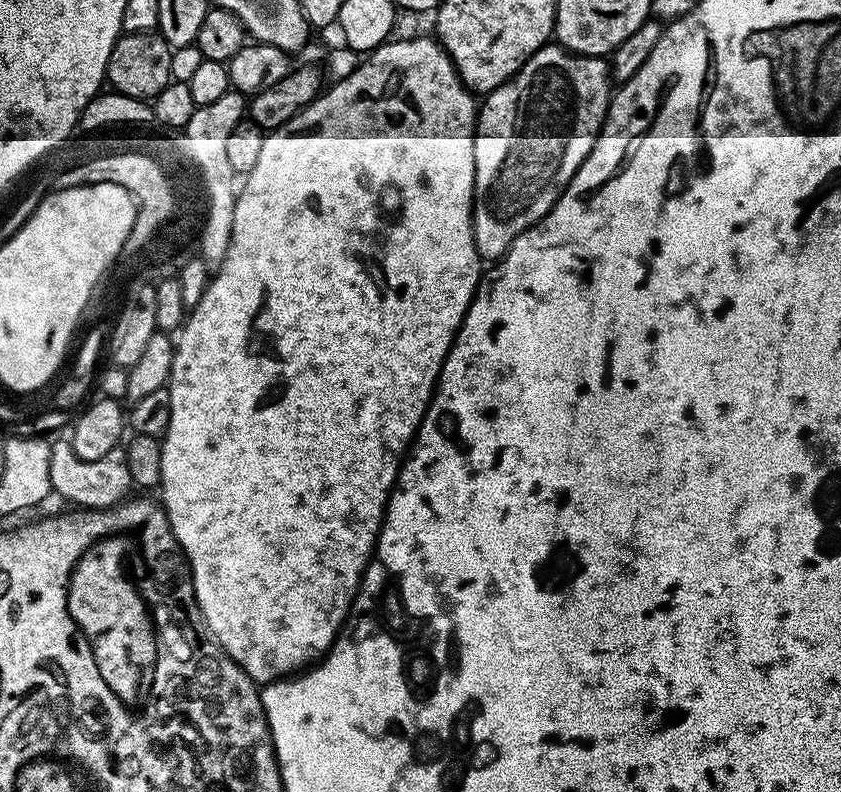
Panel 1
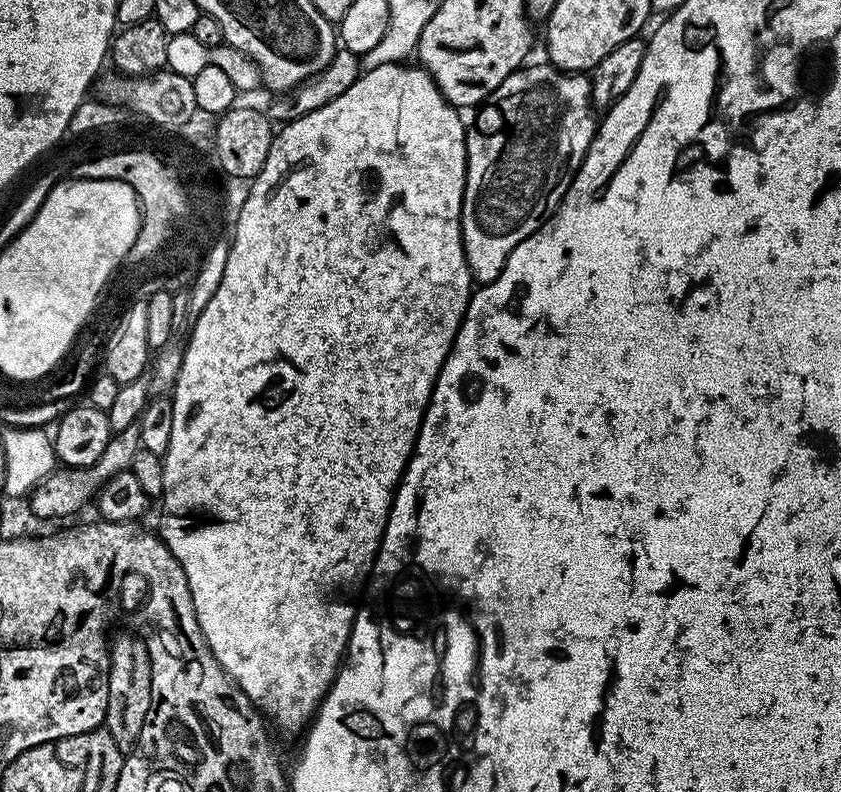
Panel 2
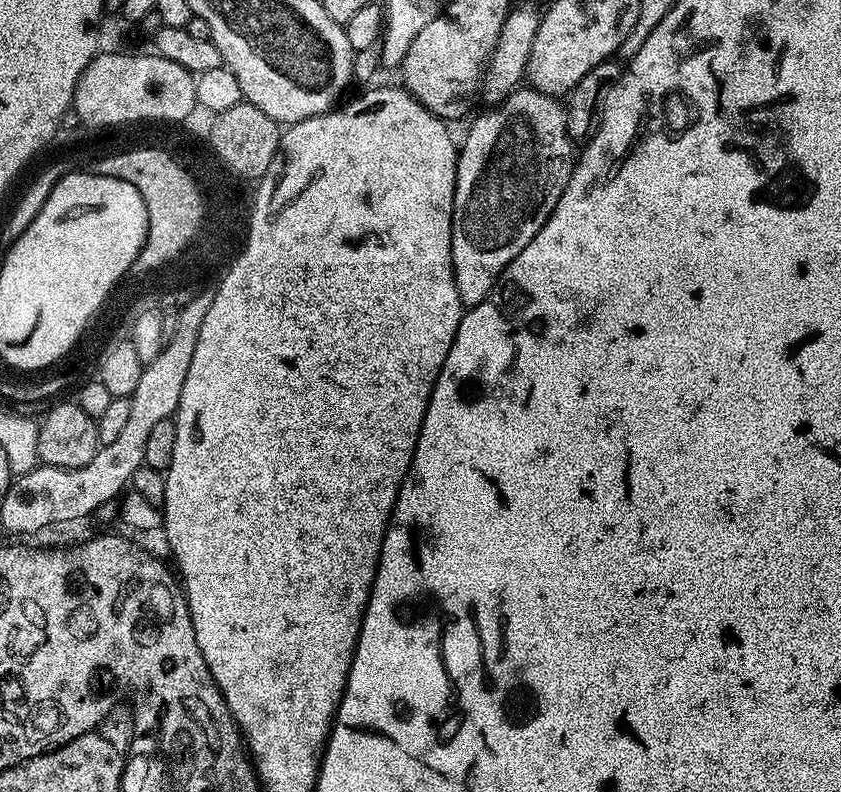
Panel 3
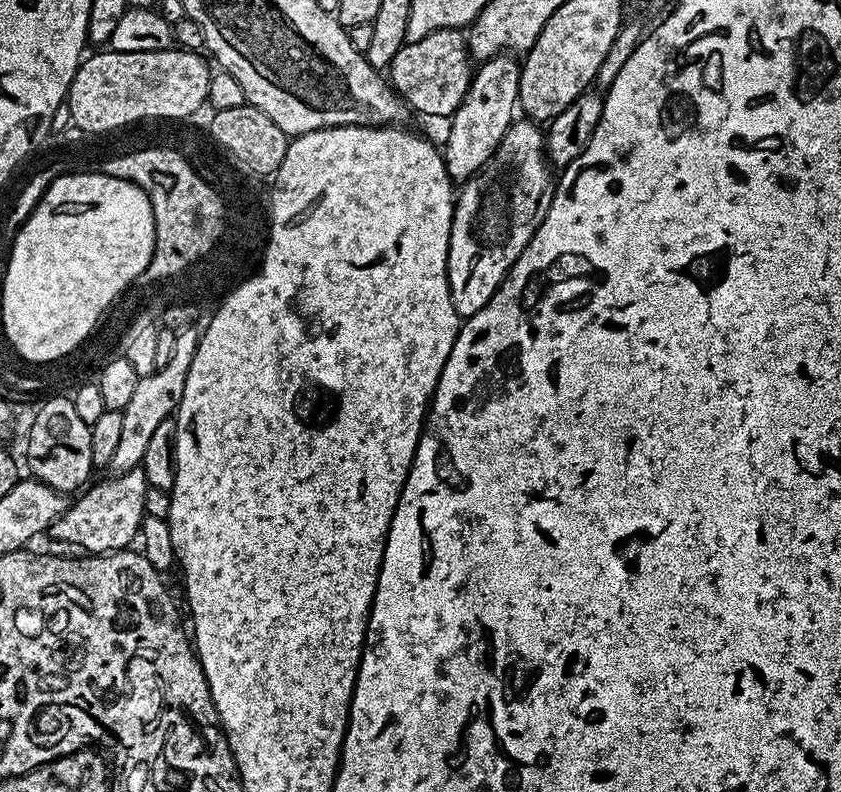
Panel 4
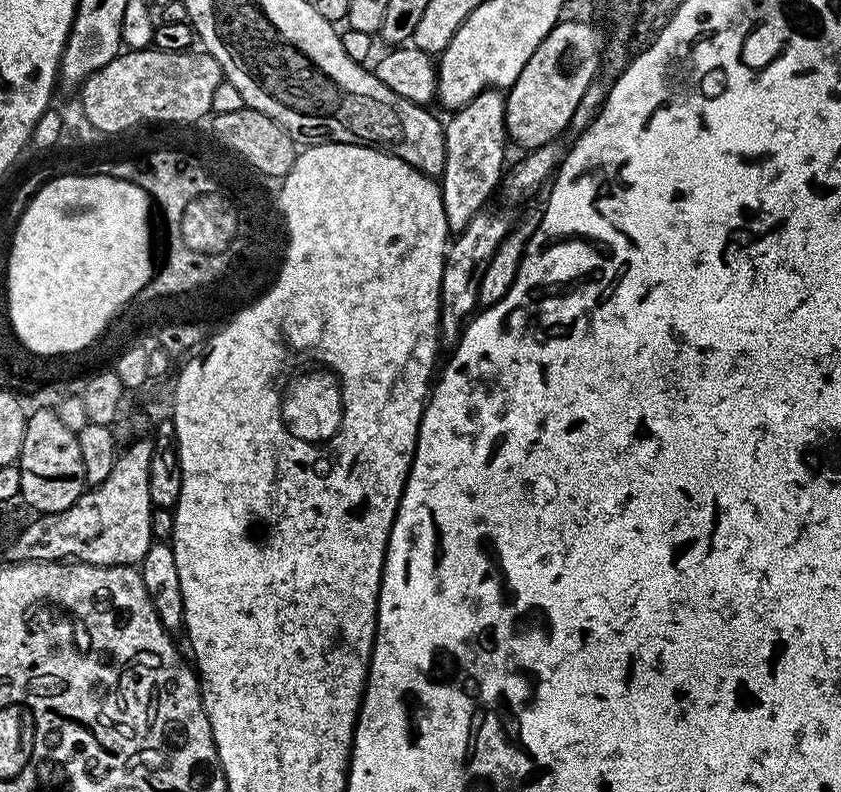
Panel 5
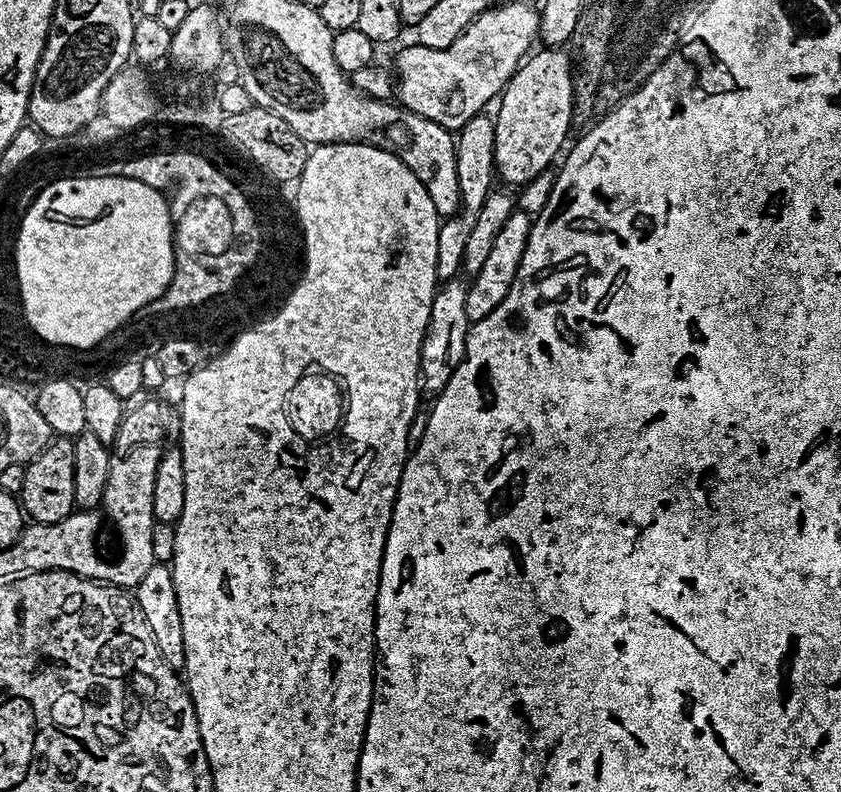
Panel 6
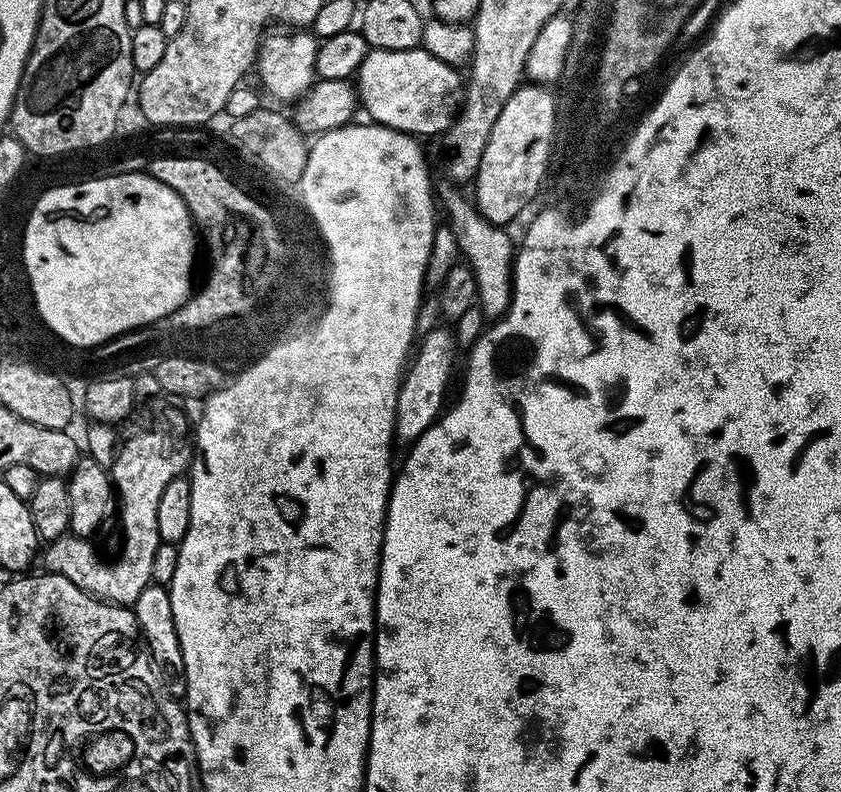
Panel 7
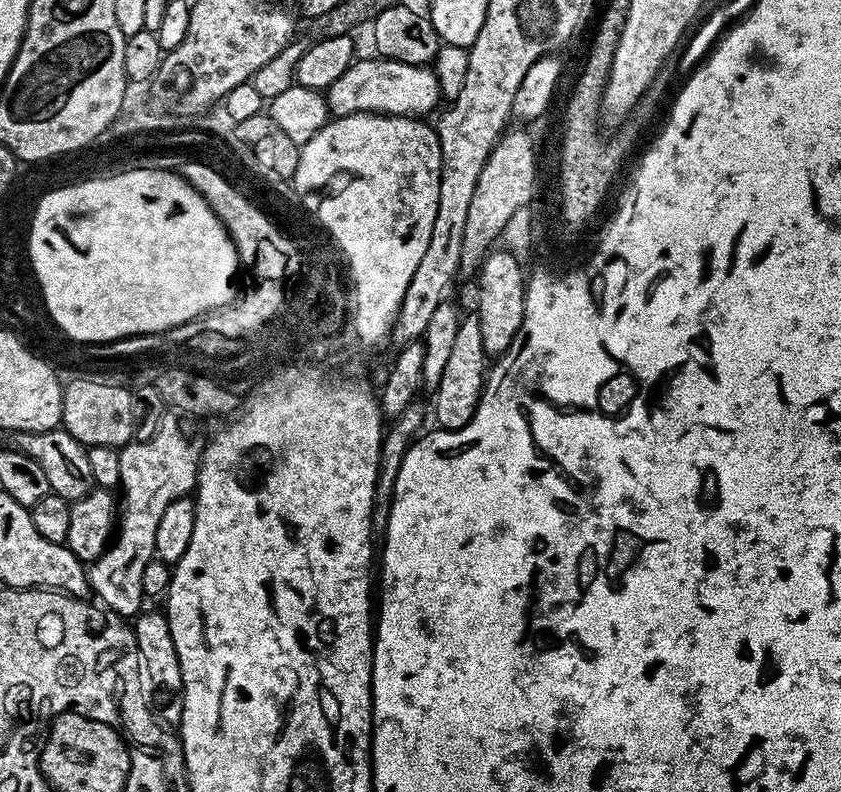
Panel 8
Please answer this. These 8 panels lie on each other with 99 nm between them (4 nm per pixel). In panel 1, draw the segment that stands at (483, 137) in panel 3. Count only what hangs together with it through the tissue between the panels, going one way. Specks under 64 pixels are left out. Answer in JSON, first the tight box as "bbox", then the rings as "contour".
{"bbox":[472,42,610,262],"contour":[[[552,42],[540,48],[526,61],[514,75],[502,86],[498,86],[493,92],[483,97],[476,113],[476,127],[472,141],[474,142],[474,198],[472,199],[472,229],[474,230],[474,242],[478,254],[488,262],[495,262],[505,256],[508,248],[527,228],[533,228],[542,217],[556,205],[556,200],[568,183],[574,178],[574,174],[582,166],[582,162],[590,154],[596,137],[600,135],[604,121],[608,115],[610,103],[610,64],[603,56],[578,56],[559,44]]]}

